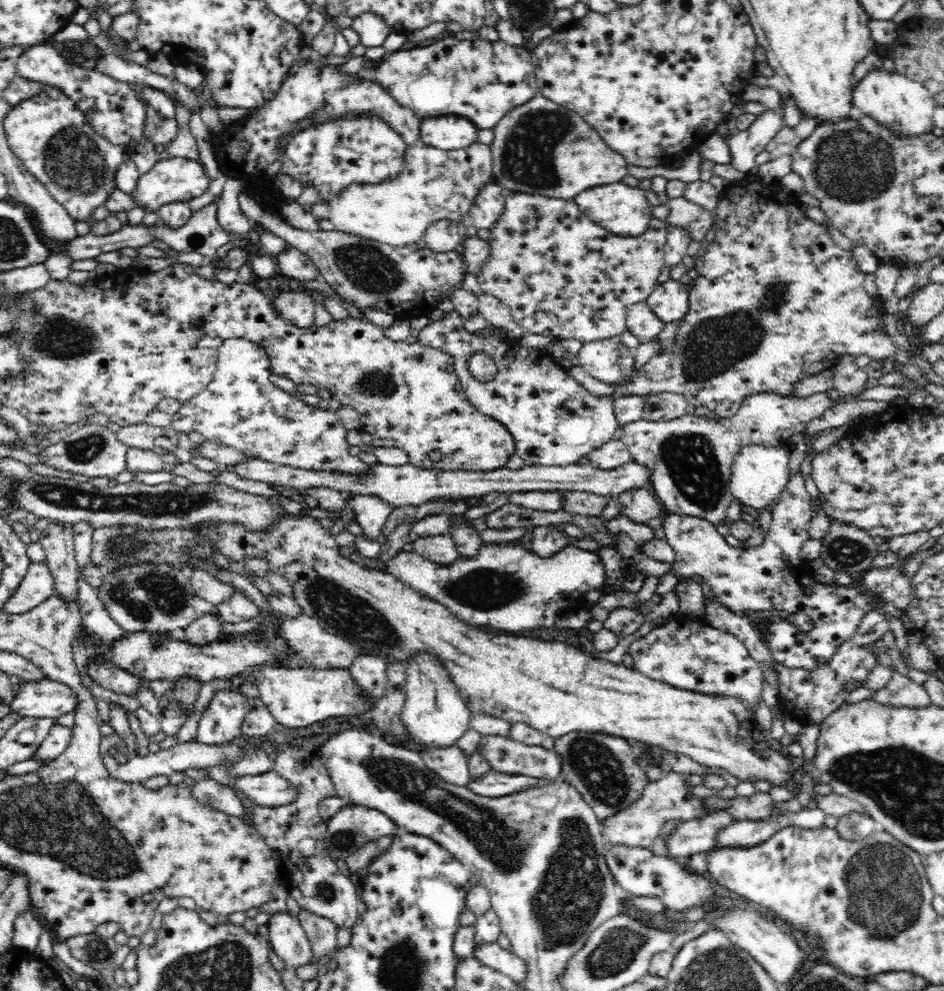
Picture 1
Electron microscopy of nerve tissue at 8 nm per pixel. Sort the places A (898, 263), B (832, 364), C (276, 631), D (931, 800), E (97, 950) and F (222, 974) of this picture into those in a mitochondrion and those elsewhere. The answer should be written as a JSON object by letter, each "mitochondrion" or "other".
{"A":"other","B":"other","C":"other","D":"mitochondrion","E":"mitochondrion","F":"mitochondrion"}

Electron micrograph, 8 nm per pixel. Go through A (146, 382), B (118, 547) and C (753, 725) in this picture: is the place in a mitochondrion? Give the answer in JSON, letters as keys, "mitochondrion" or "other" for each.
{"A":"other","B":"mitochondrion","C":"other"}

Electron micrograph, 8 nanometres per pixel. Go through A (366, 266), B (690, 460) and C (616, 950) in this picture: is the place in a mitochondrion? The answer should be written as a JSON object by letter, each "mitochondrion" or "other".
{"A":"mitochondrion","B":"mitochondrion","C":"mitochondrion"}

